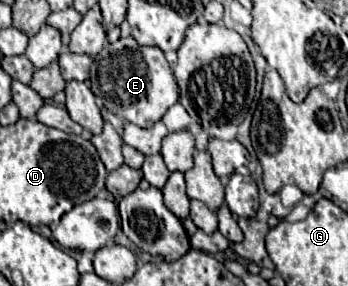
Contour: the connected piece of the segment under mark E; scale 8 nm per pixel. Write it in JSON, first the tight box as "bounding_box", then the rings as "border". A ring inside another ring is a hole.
{"bounding_box":[90,36,178,128],"border":[[[132,36],[118,38],[96,54],[90,68],[90,82],[92,92],[110,112],[140,128],[152,128],[178,102],[178,84],[164,52],[160,48],[142,48]]]}

